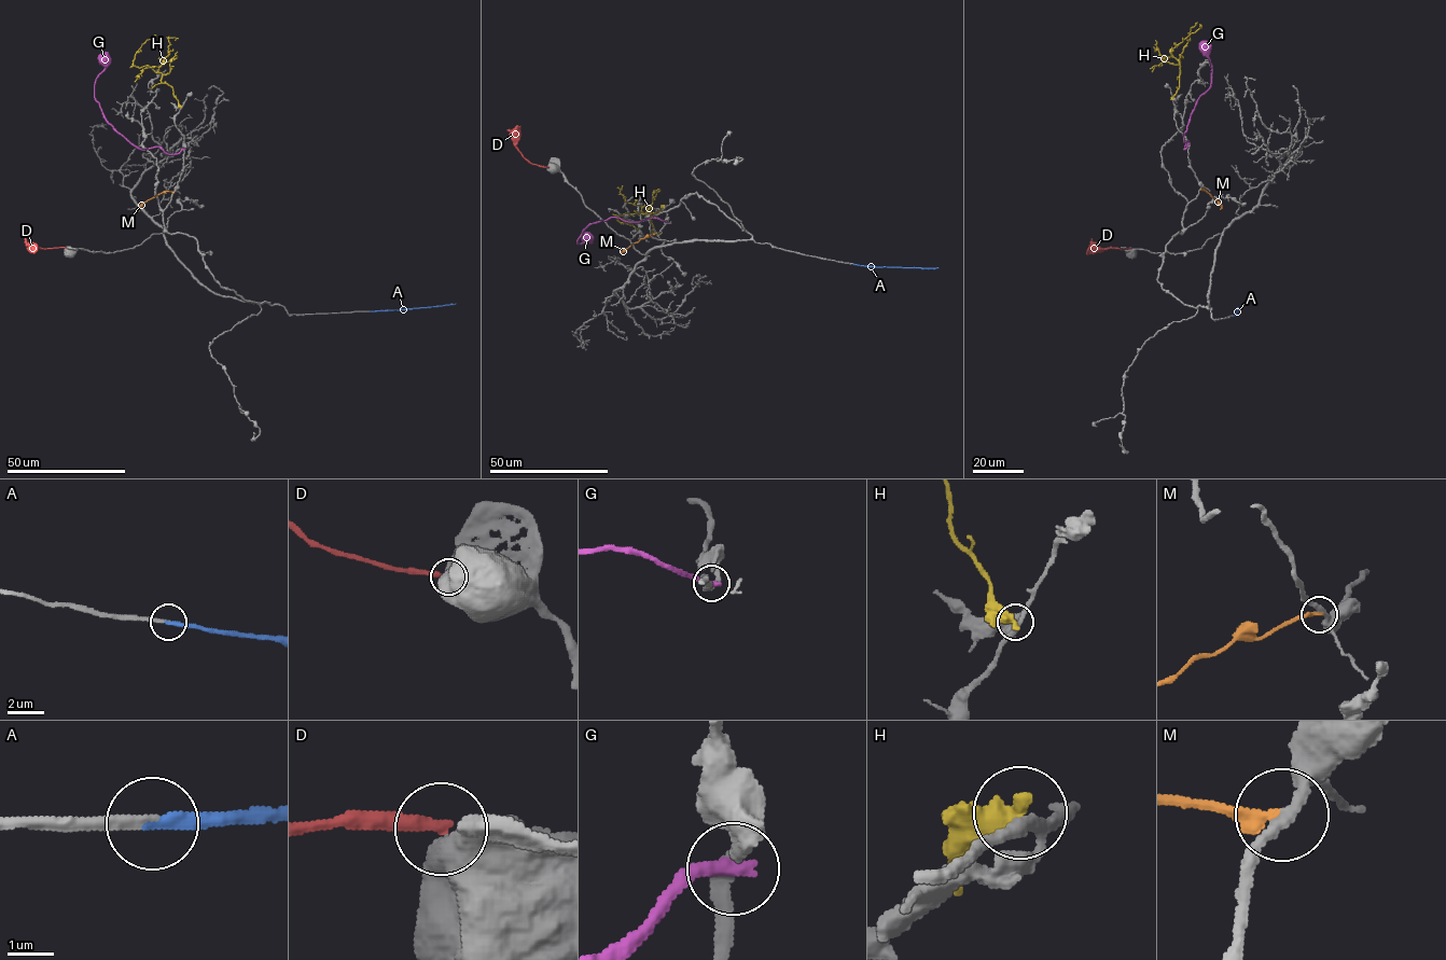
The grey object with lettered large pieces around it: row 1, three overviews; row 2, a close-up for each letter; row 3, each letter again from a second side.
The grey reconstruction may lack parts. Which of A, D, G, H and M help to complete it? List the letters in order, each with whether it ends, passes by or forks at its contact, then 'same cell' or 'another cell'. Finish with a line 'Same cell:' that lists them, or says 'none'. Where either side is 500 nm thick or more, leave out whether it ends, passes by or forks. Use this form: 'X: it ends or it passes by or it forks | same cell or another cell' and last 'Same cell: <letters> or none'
A: it ends | same cell
D: another cell
G: it ends | another cell
H: another cell
M: it ends | another cell
Same cell: A

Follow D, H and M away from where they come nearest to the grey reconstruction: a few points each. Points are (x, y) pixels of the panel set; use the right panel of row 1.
D: (1130, 248), (1100, 248), (1093, 244), (1092, 238)
H: (1171, 99), (1179, 87), (1179, 55), (1181, 57), (1190, 29), (1197, 23)
M: (1200, 189), (1218, 202), (1220, 209)

